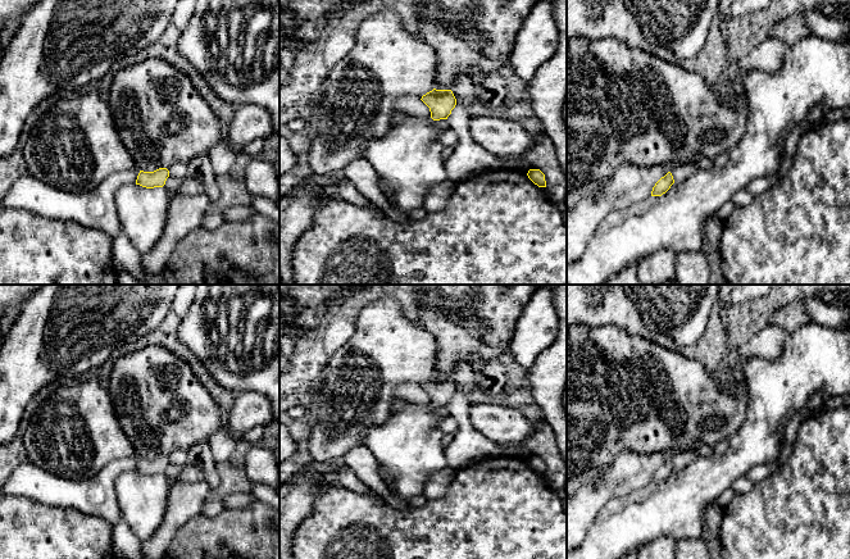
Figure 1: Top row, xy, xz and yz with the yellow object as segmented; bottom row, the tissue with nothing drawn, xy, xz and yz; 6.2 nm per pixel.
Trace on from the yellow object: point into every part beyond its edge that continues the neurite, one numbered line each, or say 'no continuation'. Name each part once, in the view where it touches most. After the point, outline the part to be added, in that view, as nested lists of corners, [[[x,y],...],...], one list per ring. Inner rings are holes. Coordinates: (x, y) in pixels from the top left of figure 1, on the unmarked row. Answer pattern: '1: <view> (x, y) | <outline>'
no continuation

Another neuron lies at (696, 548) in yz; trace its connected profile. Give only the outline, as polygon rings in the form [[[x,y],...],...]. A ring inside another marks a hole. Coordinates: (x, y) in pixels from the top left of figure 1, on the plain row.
[[[701,538],[677,540],[674,546],[676,559],[710,559],[708,544]]]

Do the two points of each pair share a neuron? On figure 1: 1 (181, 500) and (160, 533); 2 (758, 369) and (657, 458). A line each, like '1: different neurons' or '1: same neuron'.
1: same neuron
2: different neurons

